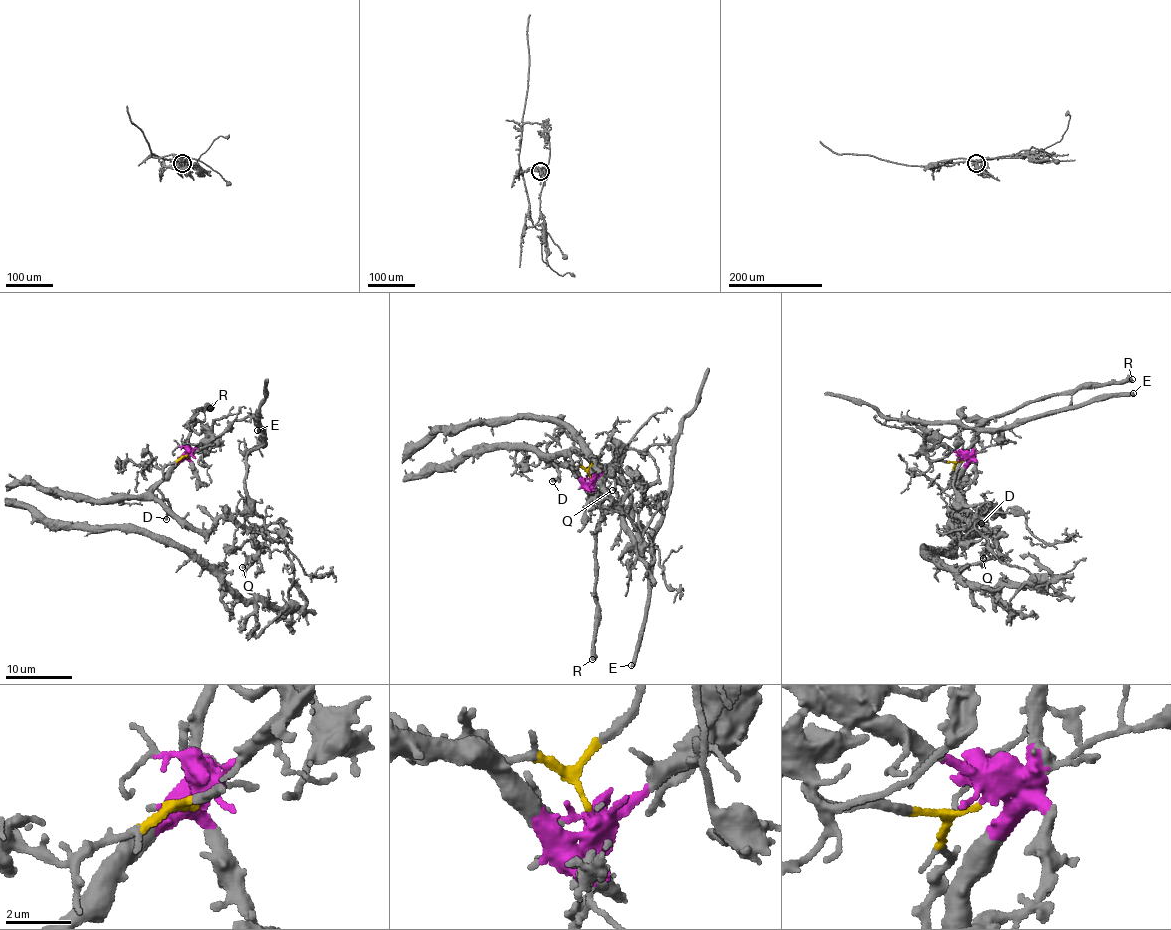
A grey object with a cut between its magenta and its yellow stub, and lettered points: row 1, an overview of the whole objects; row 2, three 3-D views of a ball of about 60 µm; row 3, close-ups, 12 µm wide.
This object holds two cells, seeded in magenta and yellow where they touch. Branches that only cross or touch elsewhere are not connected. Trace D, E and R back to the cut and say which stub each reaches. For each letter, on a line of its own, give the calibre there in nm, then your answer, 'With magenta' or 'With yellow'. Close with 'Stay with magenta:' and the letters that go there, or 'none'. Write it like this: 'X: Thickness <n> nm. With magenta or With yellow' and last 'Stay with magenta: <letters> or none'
D: Thickness 240 nm. With magenta
E: Thickness 480 nm. With yellow
R: Thickness 550 nm. With magenta
Stay with magenta: D, R

